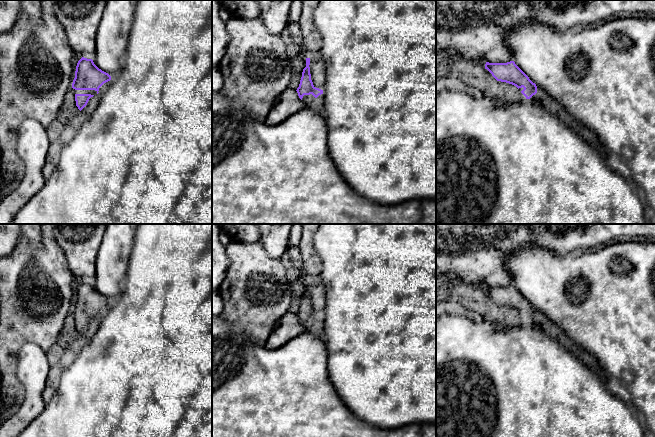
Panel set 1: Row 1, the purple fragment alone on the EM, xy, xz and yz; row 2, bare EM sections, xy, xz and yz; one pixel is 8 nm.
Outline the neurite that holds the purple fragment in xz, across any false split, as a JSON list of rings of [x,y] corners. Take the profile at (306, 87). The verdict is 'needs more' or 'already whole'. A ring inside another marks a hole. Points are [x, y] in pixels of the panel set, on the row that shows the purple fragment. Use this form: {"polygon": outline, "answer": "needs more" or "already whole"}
{"polygon": [[[306,58],[306,67],[303,69],[300,84],[296,91],[306,108],[314,110],[316,113],[325,117],[325,97],[323,95],[325,86],[322,85],[319,88],[316,88],[313,85],[309,65],[310,58]]], "answer": "needs more"}

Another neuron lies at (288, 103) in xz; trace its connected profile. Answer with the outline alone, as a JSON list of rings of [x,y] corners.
[[[287,88],[276,99],[271,111],[264,119],[267,125],[277,125],[305,108],[296,90]]]

